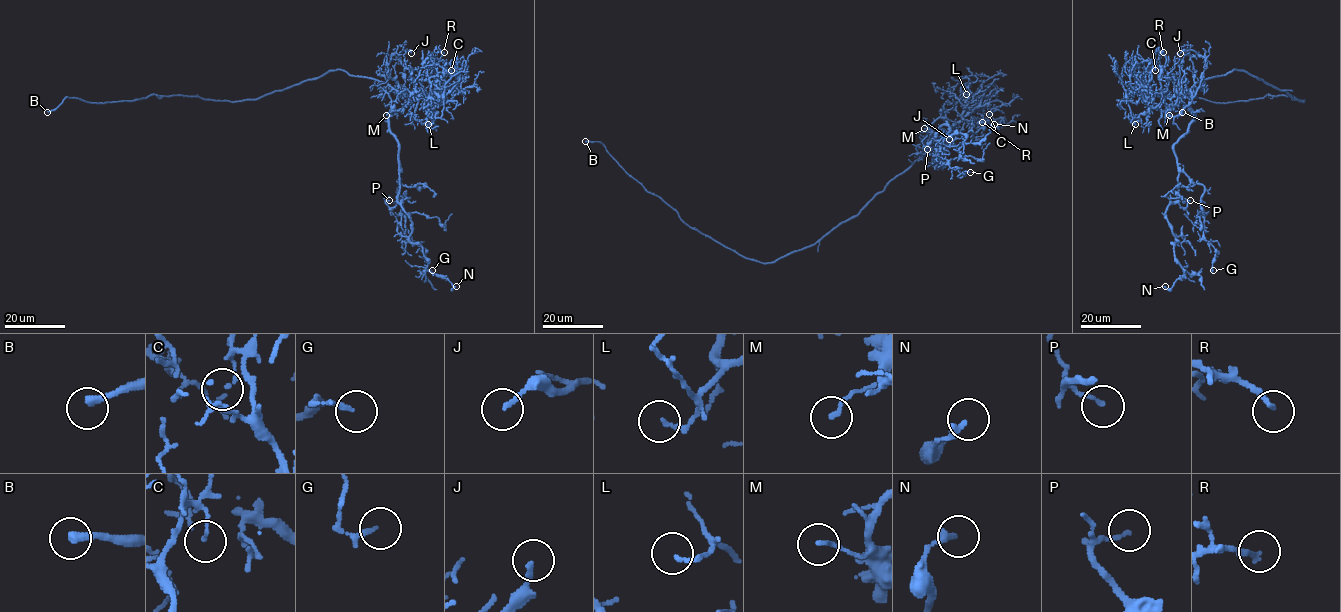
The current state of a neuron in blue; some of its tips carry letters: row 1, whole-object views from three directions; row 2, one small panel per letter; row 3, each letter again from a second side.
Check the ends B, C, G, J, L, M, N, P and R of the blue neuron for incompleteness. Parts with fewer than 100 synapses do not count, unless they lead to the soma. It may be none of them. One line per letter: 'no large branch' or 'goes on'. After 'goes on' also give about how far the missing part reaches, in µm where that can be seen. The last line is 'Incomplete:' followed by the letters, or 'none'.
B: goes on; missing 6 µm
C: no large branch
G: no large branch
J: no large branch
L: no large branch
M: no large branch
N: no large branch
P: no large branch
R: no large branch
Incomplete: B

